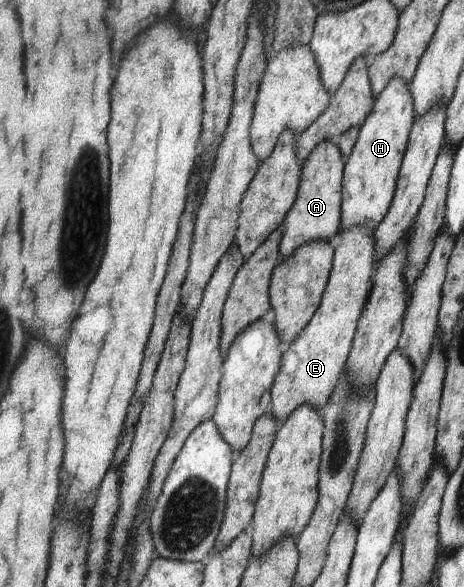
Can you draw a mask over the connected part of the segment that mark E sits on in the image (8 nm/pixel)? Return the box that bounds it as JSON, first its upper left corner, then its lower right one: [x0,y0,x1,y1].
[269,226,375,426]

